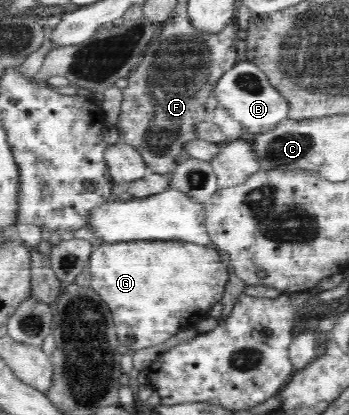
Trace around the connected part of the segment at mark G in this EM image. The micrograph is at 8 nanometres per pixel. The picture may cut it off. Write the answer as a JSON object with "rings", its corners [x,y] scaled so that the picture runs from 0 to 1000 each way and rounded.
{"rings":[[[519,581],[301,583],[275,590],[261,607],[258,692],[304,728],[338,822],[367,839],[387,846],[427,839],[484,819],[513,798],[559,790],[582,766],[602,766],[610,733],[633,725],[645,675],[656,675],[659,655],[633,629],[622,598],[513,583]]]}

